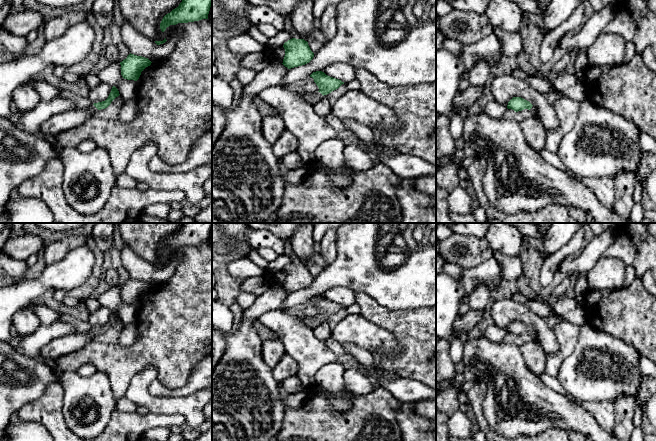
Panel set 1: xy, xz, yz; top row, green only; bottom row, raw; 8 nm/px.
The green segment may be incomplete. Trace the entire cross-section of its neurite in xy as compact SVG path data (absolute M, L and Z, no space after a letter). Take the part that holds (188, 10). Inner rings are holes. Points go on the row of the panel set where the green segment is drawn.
M182 0L179 6L166 14L161 23L162 32L170 25L208 19L212 0Z

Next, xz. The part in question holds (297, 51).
M292 38L285 42L283 47L285 56L282 64L288 69L305 65L314 57L308 42L304 39Z

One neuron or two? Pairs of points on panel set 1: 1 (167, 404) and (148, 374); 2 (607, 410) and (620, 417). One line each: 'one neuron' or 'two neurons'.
1: one neuron
2: two neurons

